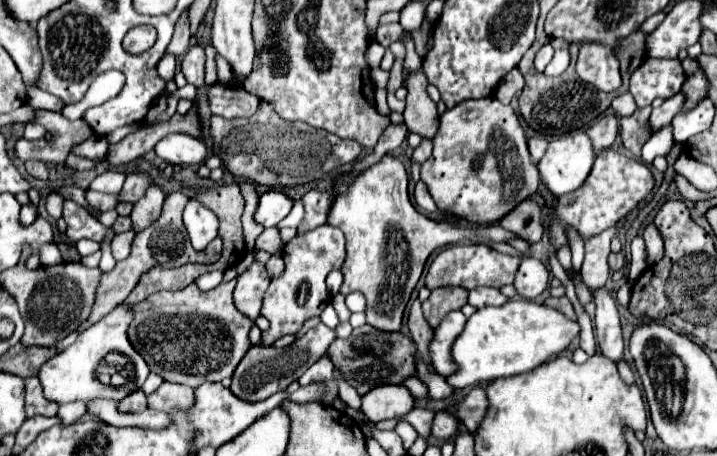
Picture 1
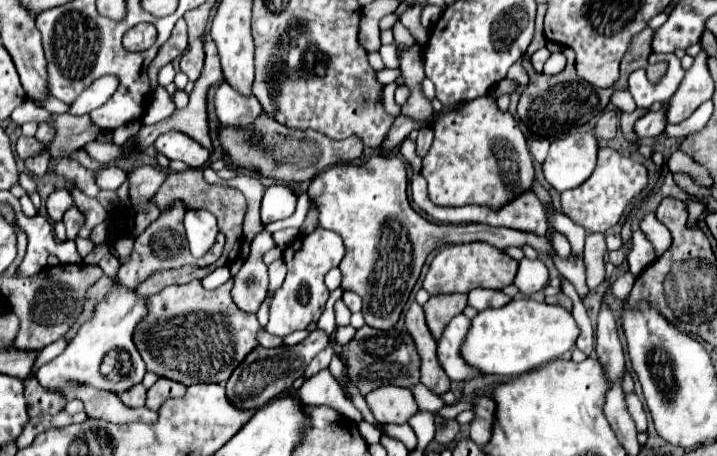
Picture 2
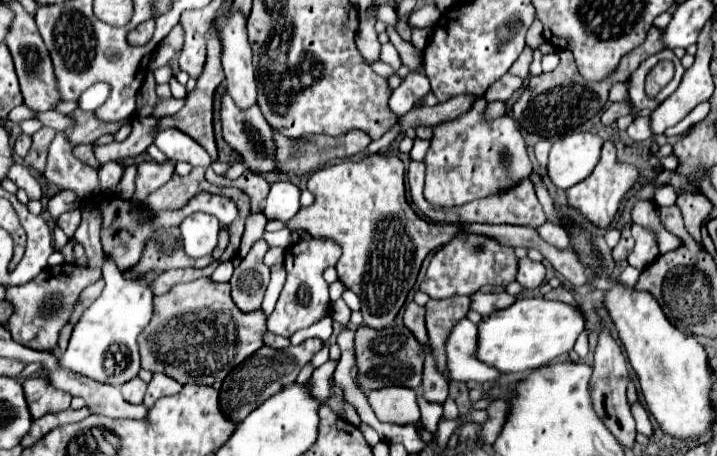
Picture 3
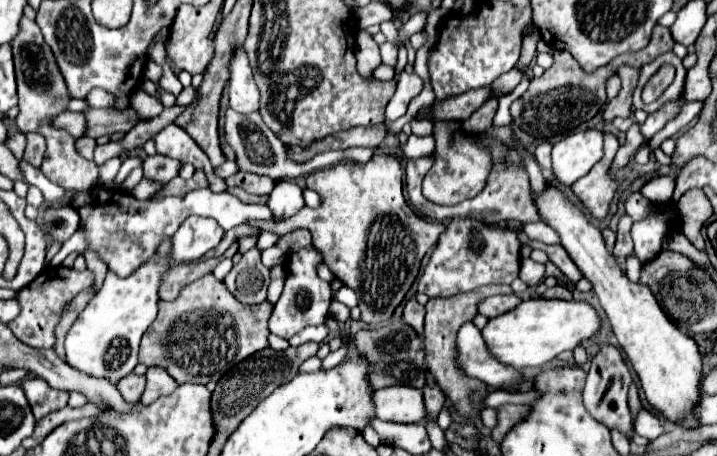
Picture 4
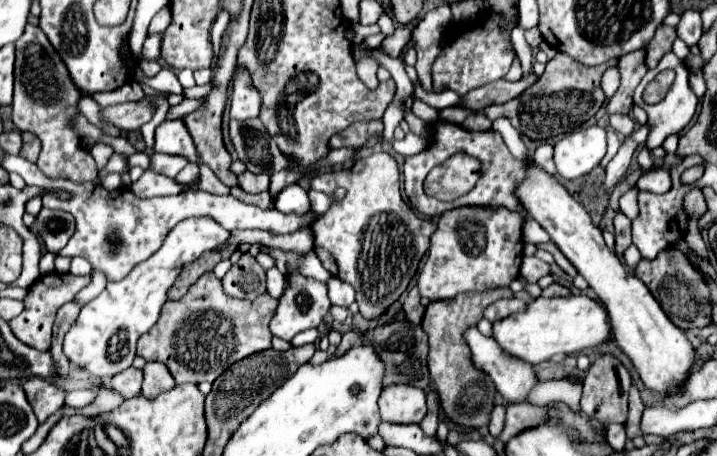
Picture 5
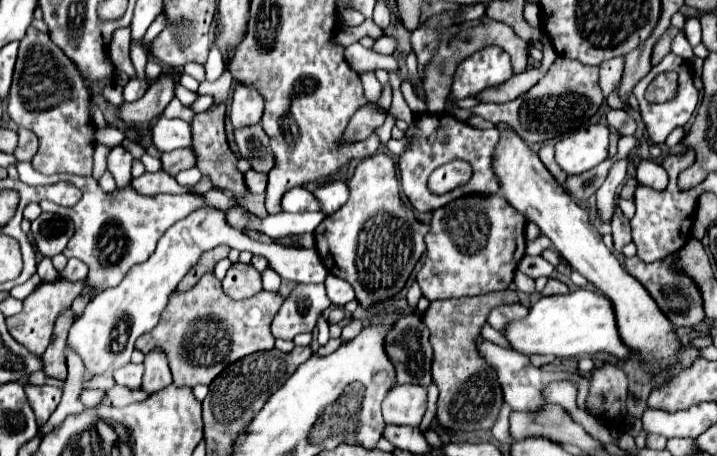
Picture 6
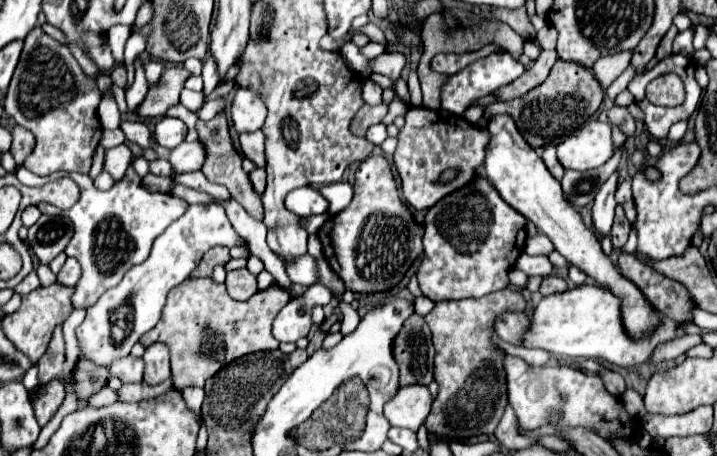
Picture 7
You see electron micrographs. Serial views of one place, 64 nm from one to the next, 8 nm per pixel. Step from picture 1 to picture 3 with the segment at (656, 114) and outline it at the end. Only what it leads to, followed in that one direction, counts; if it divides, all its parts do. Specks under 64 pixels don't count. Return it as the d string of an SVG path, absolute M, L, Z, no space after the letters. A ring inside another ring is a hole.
M638 116L630 128L628 128L628 136L636 142L648 140L652 136L652 126L650 126L650 116Z

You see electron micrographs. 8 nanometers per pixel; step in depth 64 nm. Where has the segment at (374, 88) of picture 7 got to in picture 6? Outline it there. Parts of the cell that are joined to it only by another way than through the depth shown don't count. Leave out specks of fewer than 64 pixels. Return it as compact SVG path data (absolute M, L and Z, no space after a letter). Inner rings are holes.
M362 72L362 74L360 74L360 78L362 78L362 84L364 84L364 92L366 92L366 98L374 102L374 100L380 96L382 84L376 80L374 72Z

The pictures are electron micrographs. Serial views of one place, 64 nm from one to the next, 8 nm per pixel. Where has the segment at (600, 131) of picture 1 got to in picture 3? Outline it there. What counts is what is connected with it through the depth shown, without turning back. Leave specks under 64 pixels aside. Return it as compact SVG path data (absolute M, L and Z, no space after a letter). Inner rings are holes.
M612 104L612 106L608 106L608 110L602 114L600 122L602 122L604 126L608 126L608 124L614 124L616 118L626 116L626 114L630 114L630 112L632 112L632 110L630 110L626 104Z

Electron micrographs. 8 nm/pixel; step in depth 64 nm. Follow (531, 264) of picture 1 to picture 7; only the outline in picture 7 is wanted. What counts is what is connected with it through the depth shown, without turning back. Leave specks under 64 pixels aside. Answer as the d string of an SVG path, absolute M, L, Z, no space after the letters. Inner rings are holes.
M522 254L516 262L516 268L520 268L522 272L526 272L528 276L550 276L552 274L552 264L546 256L528 256Z

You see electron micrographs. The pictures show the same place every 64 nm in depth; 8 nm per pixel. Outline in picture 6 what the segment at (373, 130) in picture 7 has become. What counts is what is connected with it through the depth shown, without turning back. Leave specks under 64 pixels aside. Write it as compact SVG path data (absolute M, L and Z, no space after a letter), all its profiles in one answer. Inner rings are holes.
M386 114L386 122L376 130L376 134L380 136L380 142L382 142L382 144L386 144L386 142L390 140L390 132L392 132L394 124L396 124L396 118L390 116L390 114Z

